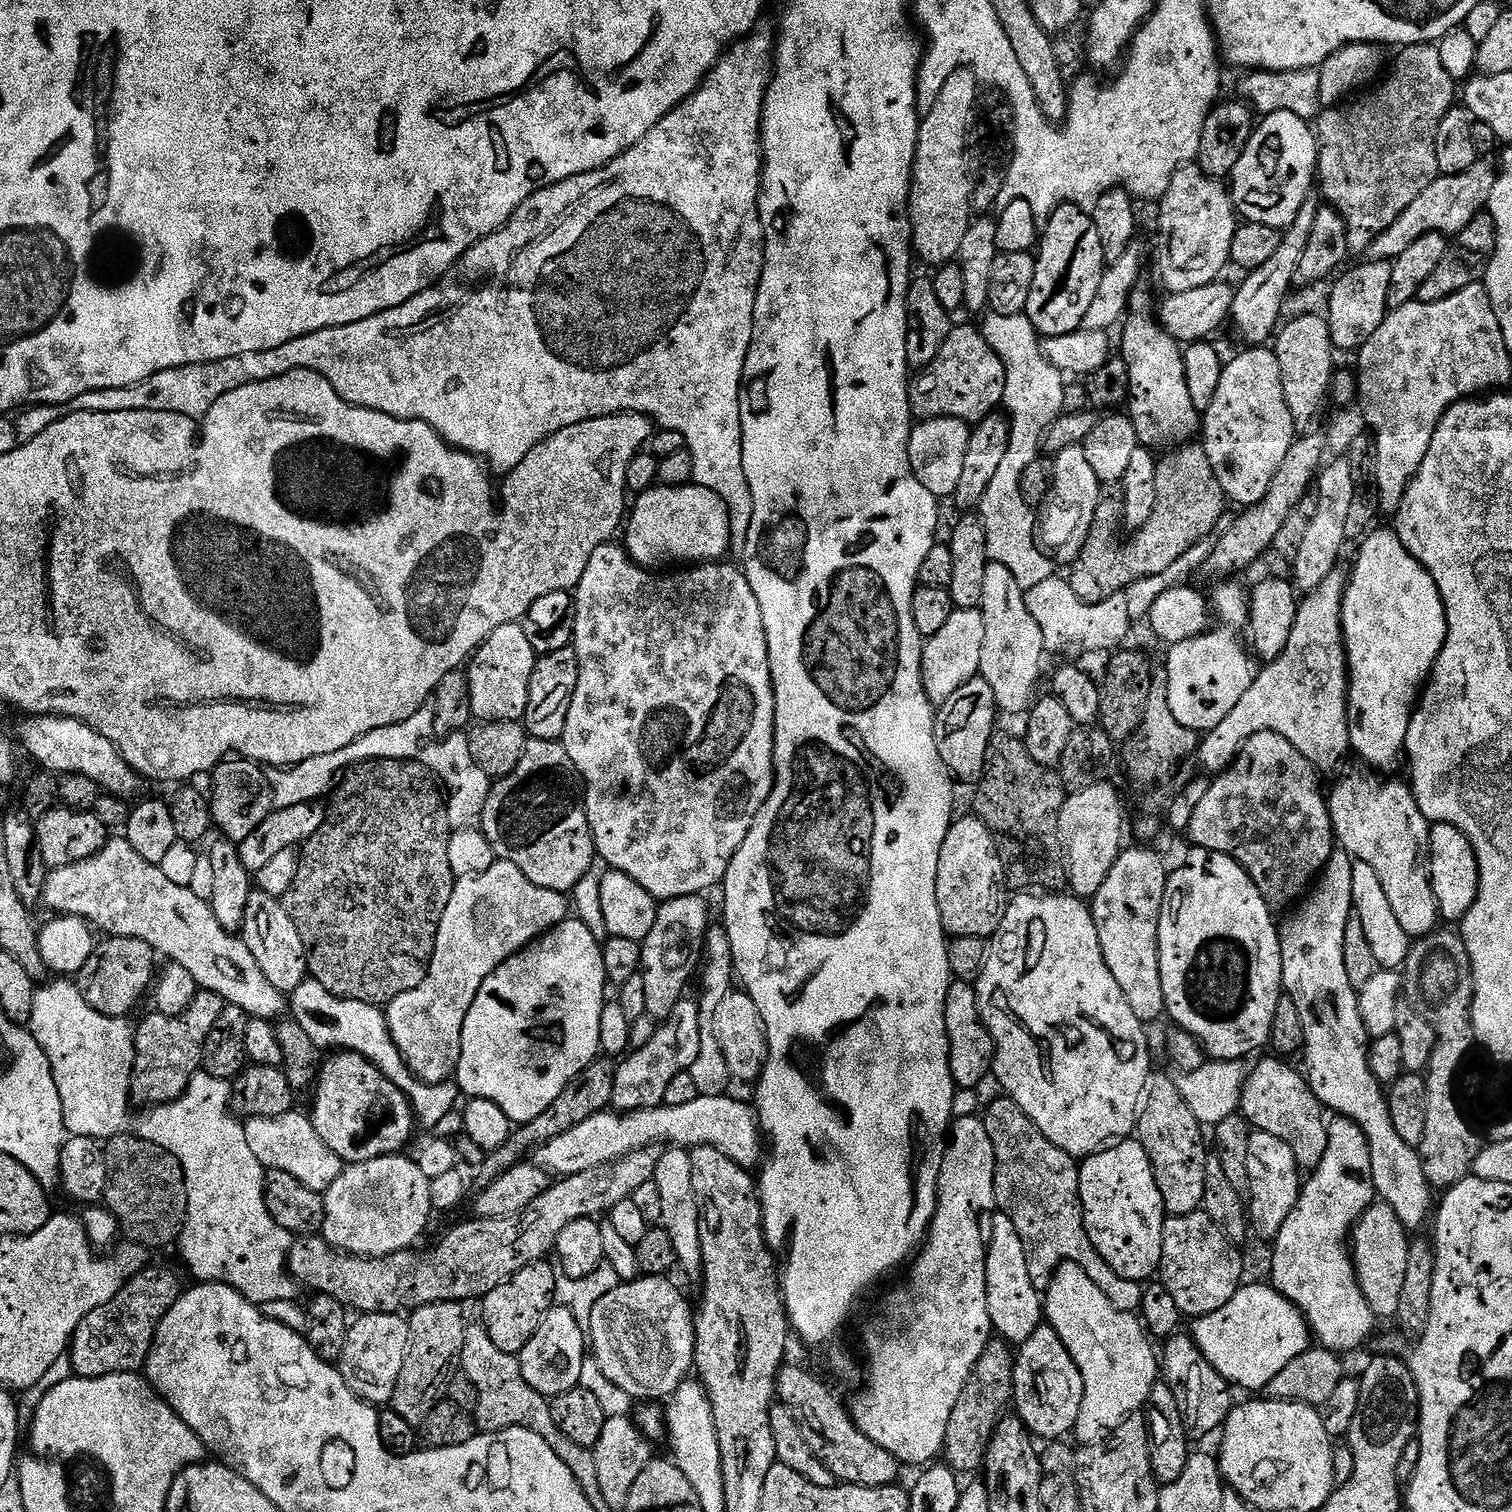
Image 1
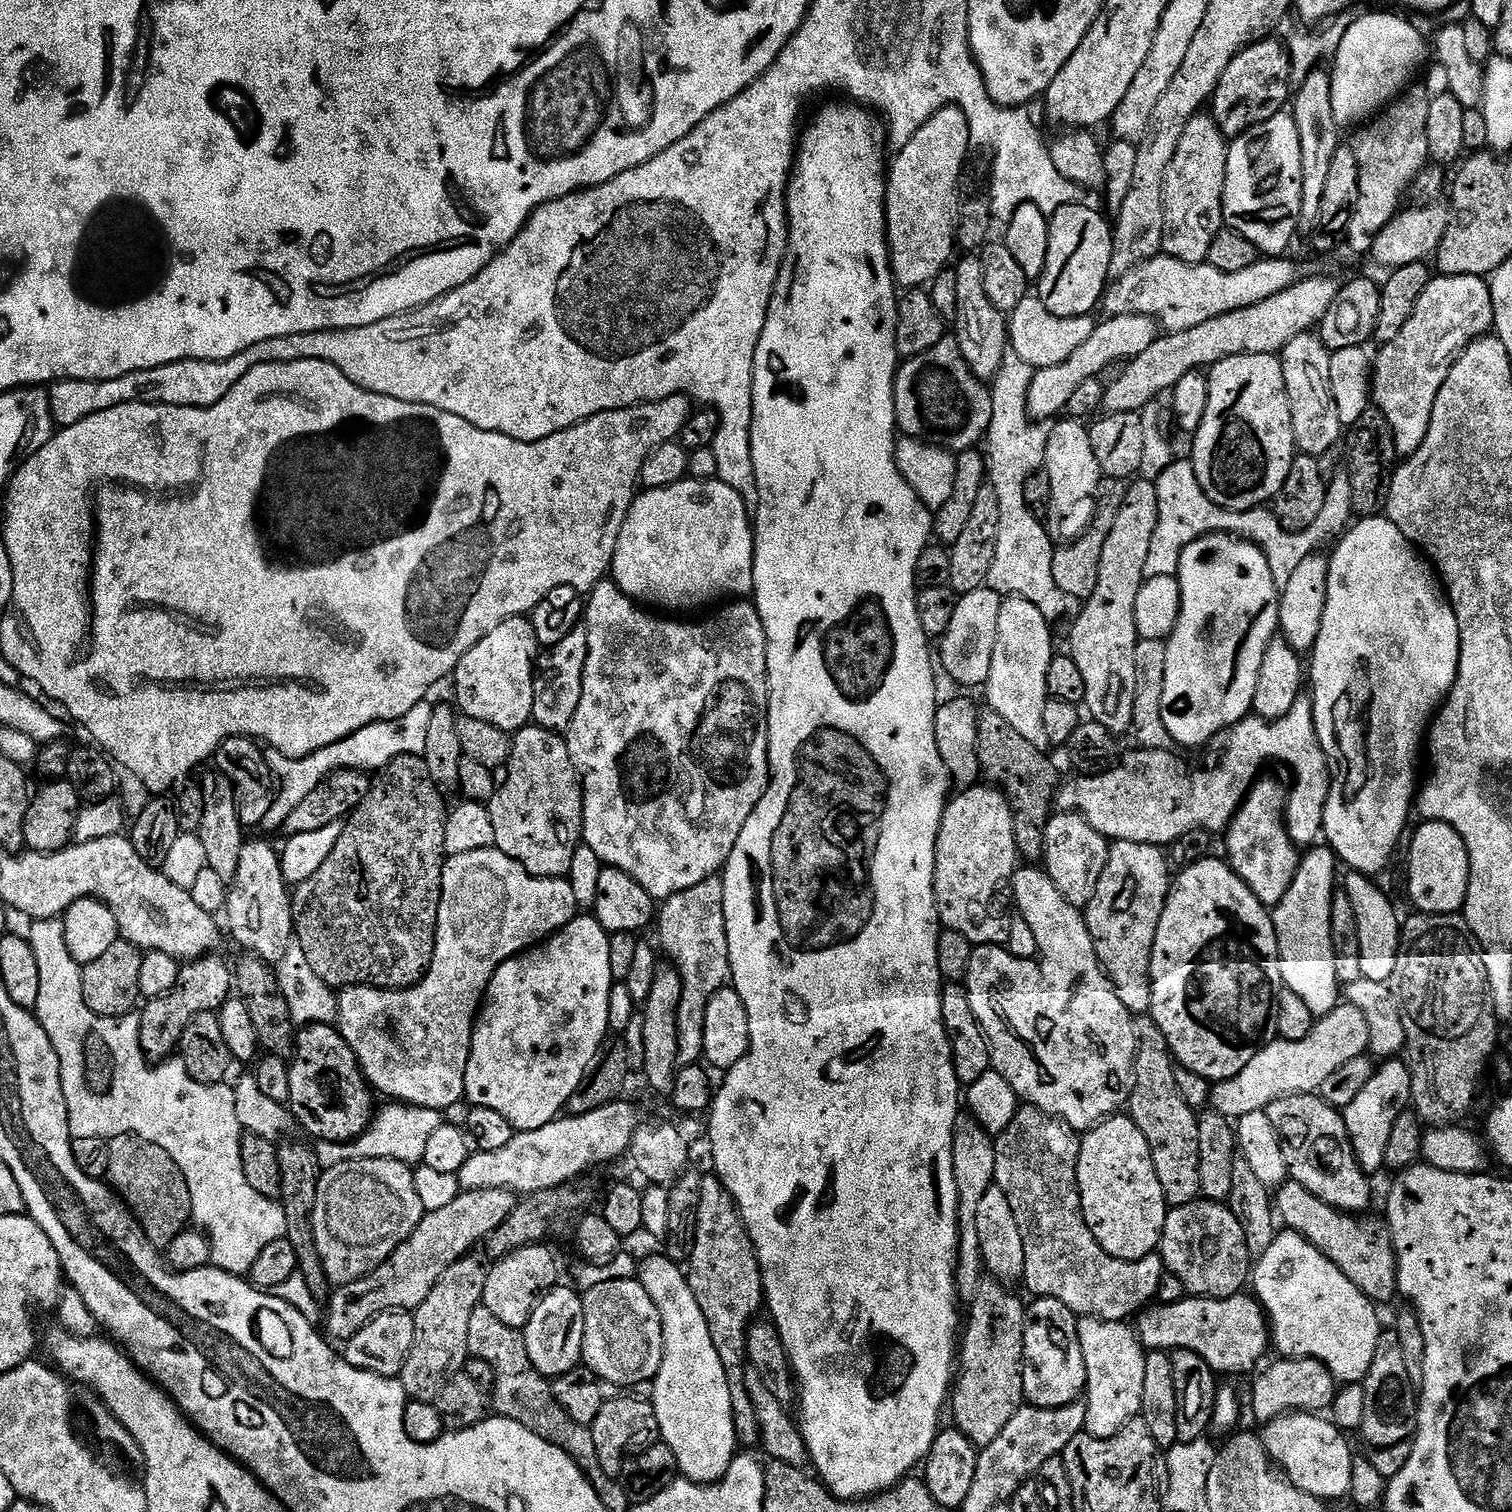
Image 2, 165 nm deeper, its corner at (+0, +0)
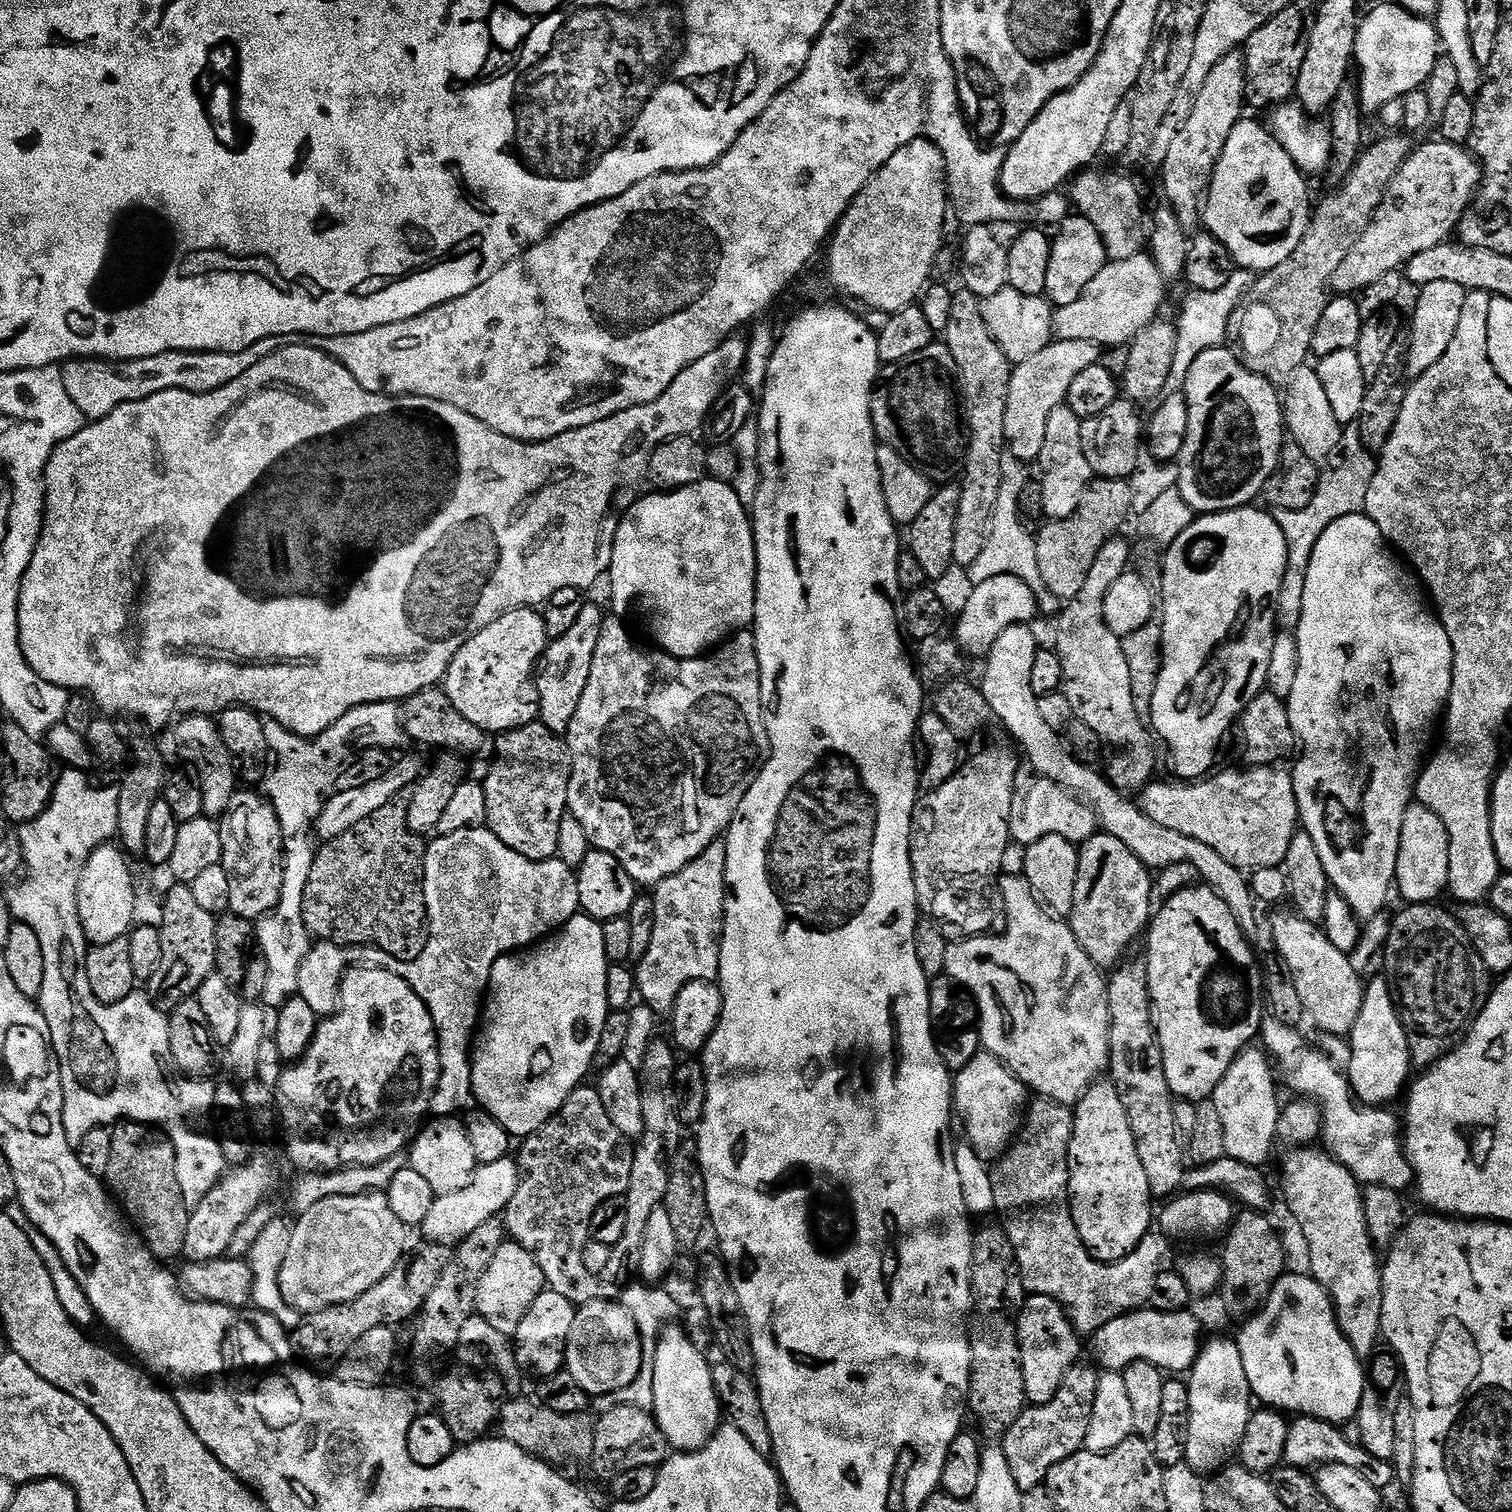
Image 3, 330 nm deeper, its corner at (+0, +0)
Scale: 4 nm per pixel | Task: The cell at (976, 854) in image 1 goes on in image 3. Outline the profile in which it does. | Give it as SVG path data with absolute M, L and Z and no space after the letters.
M1000 744L997 748L984 748L981 752L974 753L965 764L961 763L959 765L956 773L942 787L929 791L918 804L918 819L914 824L912 838L912 873L914 874L914 886L916 887L916 900L920 903L921 913L925 917L931 918L944 926L953 924L960 931L960 934L965 937L978 936L987 933L991 929L988 927L992 924L992 896L994 900L998 892L998 881L1002 875L1000 867L1004 864L1004 851L1008 848L1008 842L1010 844L1013 839L1011 834L1011 806L1018 797L1016 771L1020 768L1019 762L1016 761L1017 753L1013 752L1006 745Z

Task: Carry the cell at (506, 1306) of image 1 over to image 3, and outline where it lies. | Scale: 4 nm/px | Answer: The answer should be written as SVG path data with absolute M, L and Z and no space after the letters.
M505 1242L502 1250L498 1250L494 1262L490 1262L486 1274L482 1274L482 1282L478 1282L476 1312L486 1318L494 1330L512 1338L515 1337L518 1326L522 1326L522 1318L526 1318L530 1306L534 1306L534 1298L545 1291L544 1271L542 1266L538 1266L534 1254L520 1244Z

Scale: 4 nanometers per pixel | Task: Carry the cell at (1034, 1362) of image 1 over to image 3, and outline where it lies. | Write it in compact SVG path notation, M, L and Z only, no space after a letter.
M1029 1295L1020 1310L1016 1325L1022 1354L1024 1395L1029 1405L1039 1406L1056 1397L1058 1386L1062 1386L1062 1378L1066 1378L1068 1371L1081 1359L1081 1337L1064 1307L1054 1298L1045 1296Z

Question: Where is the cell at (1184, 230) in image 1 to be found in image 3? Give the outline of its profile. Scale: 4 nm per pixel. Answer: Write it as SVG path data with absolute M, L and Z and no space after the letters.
M1234 51L1210 70L1202 90L1191 101L1192 113L1184 129L1168 144L1168 153L1164 156L1164 196L1168 199L1165 200L1167 207L1185 230L1201 227L1202 194L1212 185L1212 175L1226 146L1226 138L1230 138L1234 126L1245 115L1245 90L1244 57Z

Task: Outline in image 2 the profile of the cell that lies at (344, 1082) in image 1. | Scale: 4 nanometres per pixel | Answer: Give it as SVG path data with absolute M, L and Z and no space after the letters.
M331 1023L309 1024L299 1029L294 1059L288 1069L290 1098L287 1107L293 1121L316 1136L317 1141L348 1144L367 1131L374 1119L373 1089L364 1079L356 1052Z

